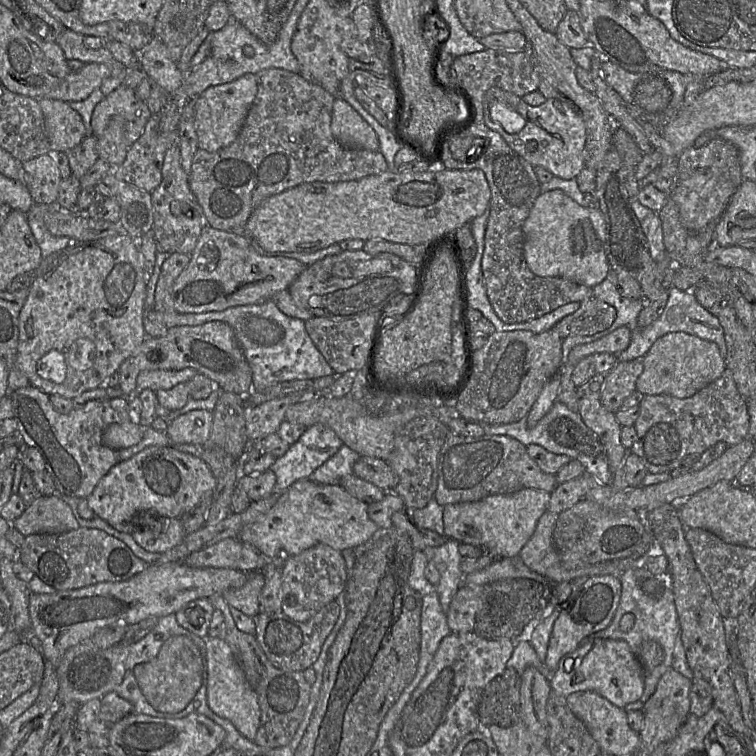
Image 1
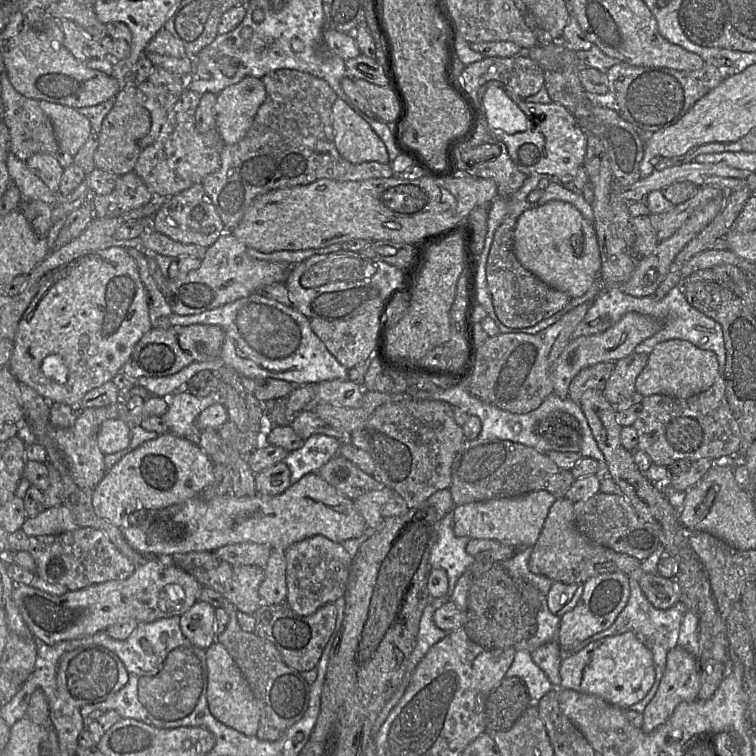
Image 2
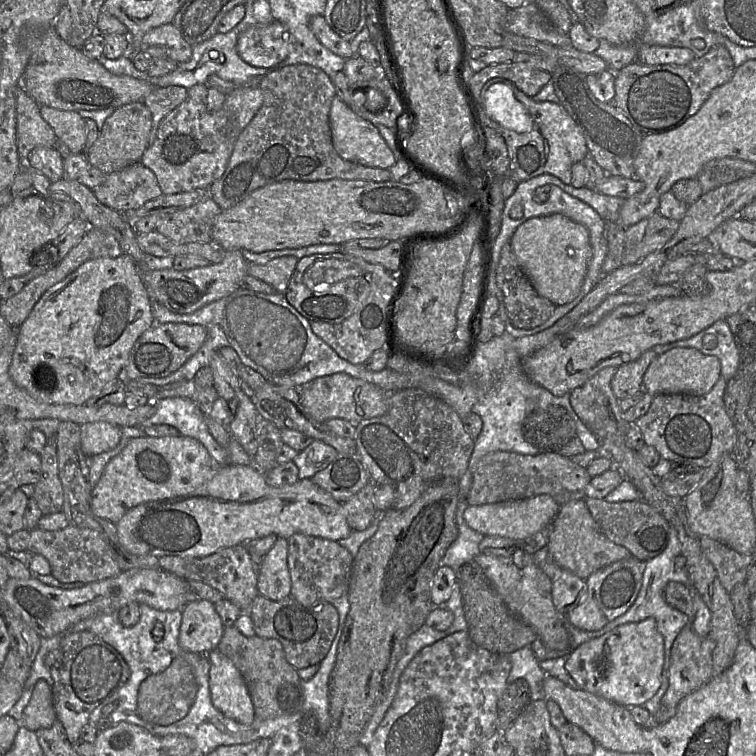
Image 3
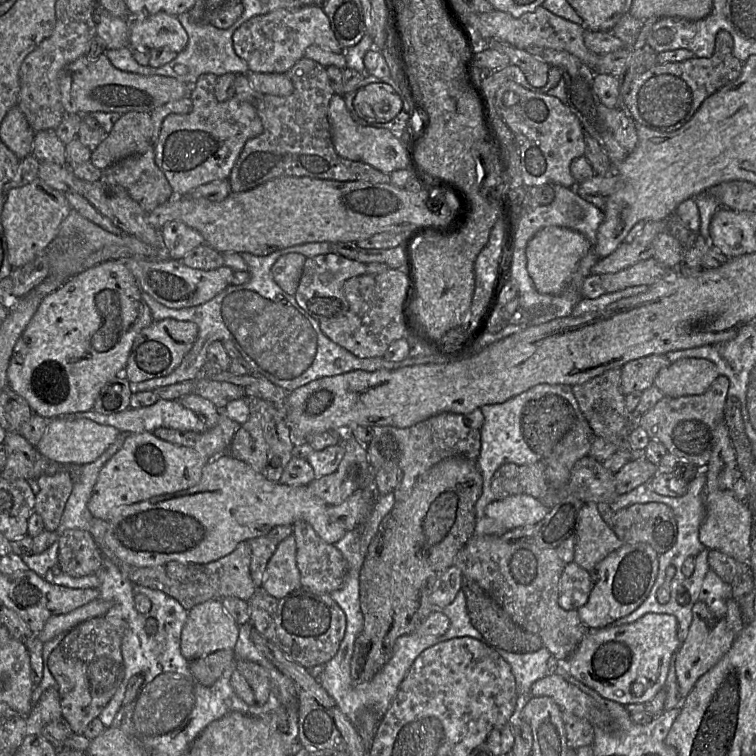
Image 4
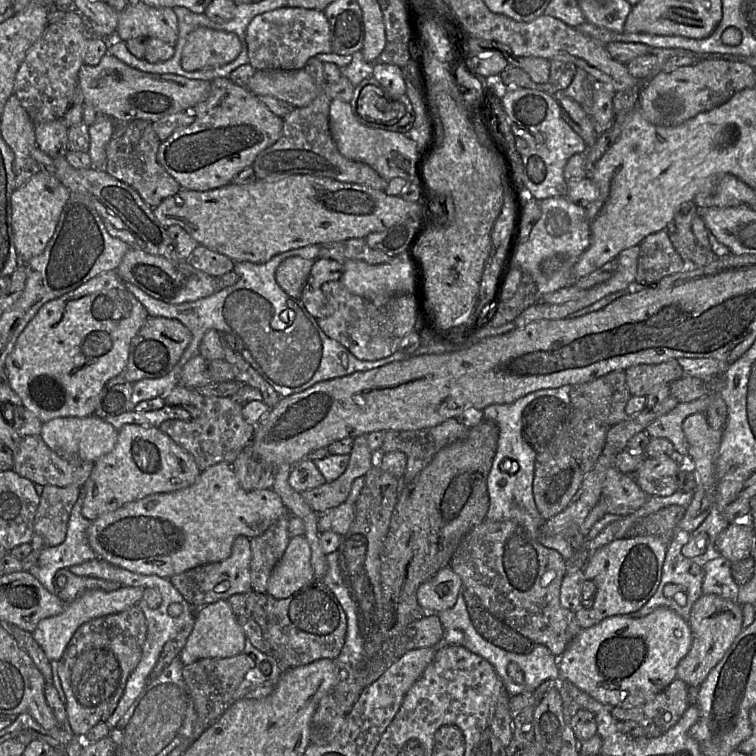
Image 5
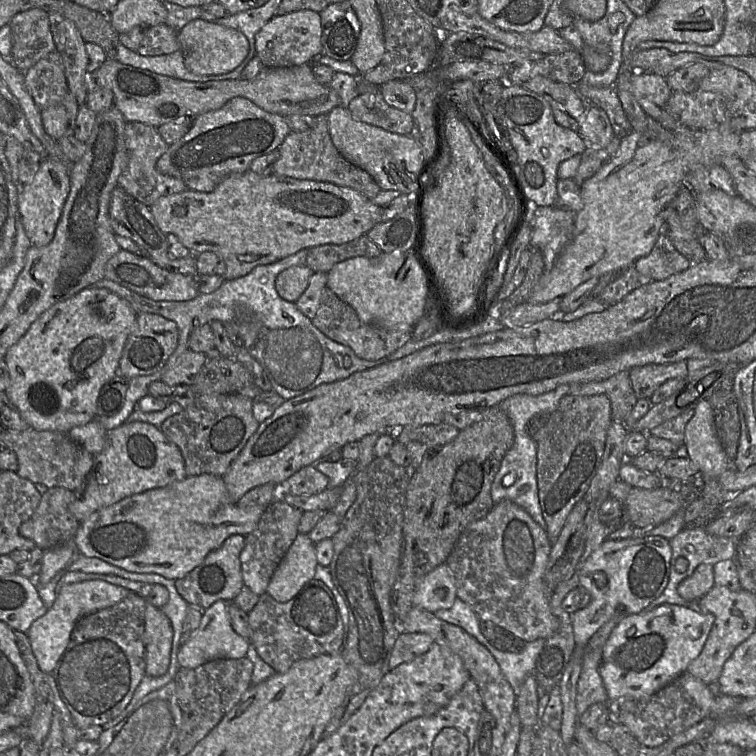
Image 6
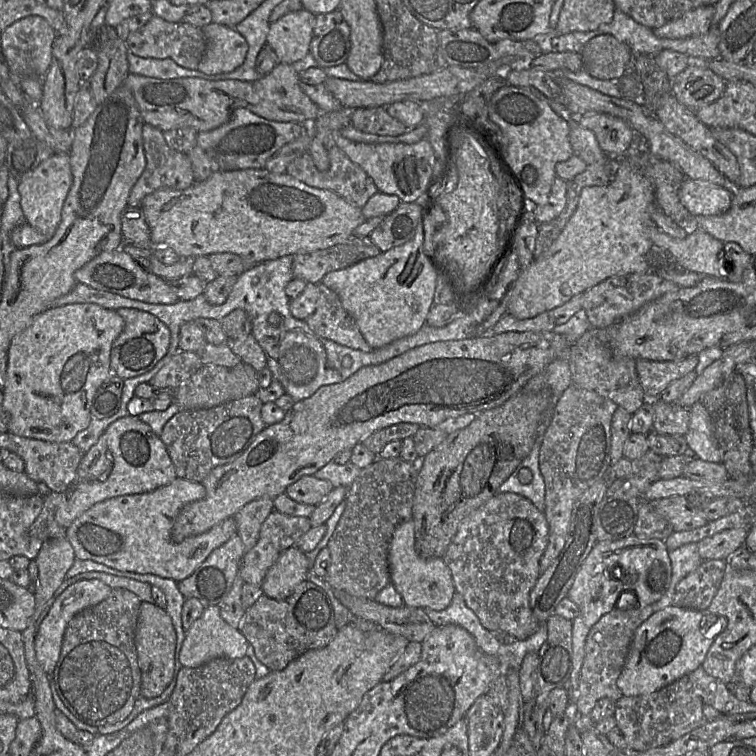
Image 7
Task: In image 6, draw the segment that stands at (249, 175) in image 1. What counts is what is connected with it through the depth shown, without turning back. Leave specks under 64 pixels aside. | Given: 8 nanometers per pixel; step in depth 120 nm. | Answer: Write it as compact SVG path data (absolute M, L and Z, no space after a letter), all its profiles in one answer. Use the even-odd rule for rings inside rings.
M327 115L315 117L314 126L304 132L291 131L278 148L279 158L273 165L272 175L287 176L298 180L328 182L352 188L372 200L380 191L374 179L363 169L344 159L334 146L328 130Z

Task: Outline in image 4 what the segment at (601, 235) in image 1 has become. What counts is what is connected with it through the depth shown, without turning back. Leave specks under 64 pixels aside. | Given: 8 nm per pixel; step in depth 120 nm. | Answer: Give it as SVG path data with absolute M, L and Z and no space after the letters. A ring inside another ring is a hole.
M549 226L539 230L529 240L525 250L527 271L536 290L540 294L560 294L570 283L589 247L584 236L572 229Z

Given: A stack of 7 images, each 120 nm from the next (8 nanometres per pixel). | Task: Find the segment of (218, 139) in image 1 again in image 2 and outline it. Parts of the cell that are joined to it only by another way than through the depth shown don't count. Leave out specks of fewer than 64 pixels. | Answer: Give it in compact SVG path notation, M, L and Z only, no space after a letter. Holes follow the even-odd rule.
M246 76L216 96L216 129L224 144L234 144L245 136L265 101L264 84L261 78Z

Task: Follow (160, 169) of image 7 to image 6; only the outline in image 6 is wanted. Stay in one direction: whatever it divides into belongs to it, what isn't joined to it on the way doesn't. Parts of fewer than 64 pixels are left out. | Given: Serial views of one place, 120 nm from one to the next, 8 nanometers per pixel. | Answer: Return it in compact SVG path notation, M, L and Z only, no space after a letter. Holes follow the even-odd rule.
M141 122L127 123L125 126L125 145L129 153L129 162L127 168L118 178L118 186L126 193L150 207L162 196L176 194L187 189L181 179L164 175L156 167L158 159L169 147L158 133L157 128Z

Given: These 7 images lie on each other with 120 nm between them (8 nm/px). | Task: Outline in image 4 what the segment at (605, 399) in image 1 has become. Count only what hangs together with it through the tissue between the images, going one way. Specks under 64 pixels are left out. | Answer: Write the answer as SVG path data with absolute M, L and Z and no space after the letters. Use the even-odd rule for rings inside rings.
M652 354L625 363L621 367L621 392L626 396L649 389L658 372L671 363L663 354Z

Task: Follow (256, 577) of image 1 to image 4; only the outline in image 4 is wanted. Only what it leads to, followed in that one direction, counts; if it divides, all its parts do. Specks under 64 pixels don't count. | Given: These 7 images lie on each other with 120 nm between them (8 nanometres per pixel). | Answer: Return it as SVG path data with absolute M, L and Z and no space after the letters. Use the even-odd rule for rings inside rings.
M249 541L240 542L230 554L207 564L182 564L170 561L165 565L169 576L184 582L210 586L216 593L216 599L237 597L249 601L258 589L250 573L251 546Z

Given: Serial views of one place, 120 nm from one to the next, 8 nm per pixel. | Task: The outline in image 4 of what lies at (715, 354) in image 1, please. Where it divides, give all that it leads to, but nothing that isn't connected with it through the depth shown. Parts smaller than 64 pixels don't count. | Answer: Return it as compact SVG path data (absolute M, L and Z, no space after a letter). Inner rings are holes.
M682 358L662 368L653 386L667 397L700 395L718 376L716 365L708 359Z

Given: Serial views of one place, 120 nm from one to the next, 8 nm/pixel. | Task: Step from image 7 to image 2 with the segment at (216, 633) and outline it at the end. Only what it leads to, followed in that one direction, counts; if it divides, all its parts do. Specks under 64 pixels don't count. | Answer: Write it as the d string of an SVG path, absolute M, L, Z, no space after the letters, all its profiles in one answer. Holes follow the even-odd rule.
M197 601L180 616L180 628L193 645L207 649L216 641L215 608L208 602Z

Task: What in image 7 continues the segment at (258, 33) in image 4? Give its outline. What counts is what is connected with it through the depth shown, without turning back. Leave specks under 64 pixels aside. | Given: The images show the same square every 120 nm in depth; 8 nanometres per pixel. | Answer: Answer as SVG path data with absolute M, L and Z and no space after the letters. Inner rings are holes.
M302 9L282 16L278 21L270 24L266 45L276 54L280 64L293 64L309 54L313 37L316 15Z

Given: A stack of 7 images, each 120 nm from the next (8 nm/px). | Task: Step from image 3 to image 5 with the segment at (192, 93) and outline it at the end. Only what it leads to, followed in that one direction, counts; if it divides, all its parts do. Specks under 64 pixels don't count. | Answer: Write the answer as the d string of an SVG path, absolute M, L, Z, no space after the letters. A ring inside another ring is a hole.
M215 78L214 80L210 81L210 84L211 88L207 99L195 106L194 121L186 127L176 129L167 140L160 143L157 152L158 163L171 177L173 177L178 182L181 189L184 190L207 191L221 188L230 184L233 178L239 172L253 164L254 160L260 152L272 146L280 138L283 129L283 118L276 116L262 102L259 101L256 95L250 92L247 88L235 85L228 78Z

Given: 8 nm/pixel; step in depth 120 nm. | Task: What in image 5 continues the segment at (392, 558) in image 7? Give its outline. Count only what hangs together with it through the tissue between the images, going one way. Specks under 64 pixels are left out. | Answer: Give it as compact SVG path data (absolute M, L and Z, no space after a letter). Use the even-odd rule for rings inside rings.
M447 566L420 585L417 599L427 612L439 613L452 608L462 590L463 583L460 576Z

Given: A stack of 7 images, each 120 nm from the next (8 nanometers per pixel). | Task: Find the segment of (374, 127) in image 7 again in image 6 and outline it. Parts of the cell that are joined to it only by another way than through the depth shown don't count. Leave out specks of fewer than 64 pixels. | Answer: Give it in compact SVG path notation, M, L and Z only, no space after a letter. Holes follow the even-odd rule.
M380 91L357 95L348 110L353 118L391 133L411 135L414 127L412 115L389 106Z

